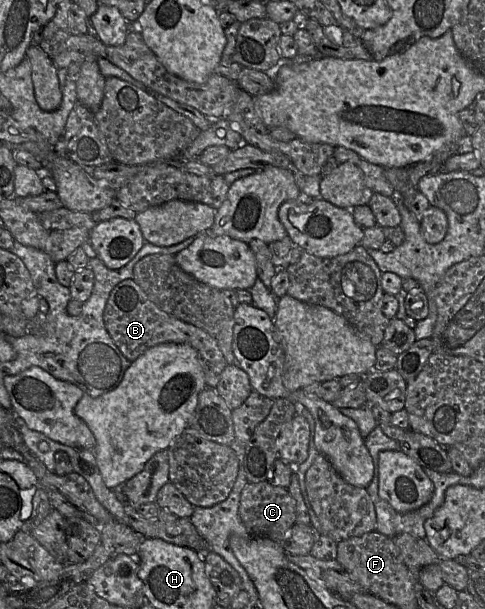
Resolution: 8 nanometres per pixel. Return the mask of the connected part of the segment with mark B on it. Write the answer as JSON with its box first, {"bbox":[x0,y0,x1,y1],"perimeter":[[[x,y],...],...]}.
{"bbox":[103,279,228,388],"perimeter":[[[133,279],[124,280],[113,288],[104,309],[103,319],[110,337],[131,362],[149,348],[159,344],[188,344],[198,352],[205,383],[210,388],[217,386],[221,373],[228,365],[217,341],[209,333],[162,311],[148,299],[142,288]]]}

